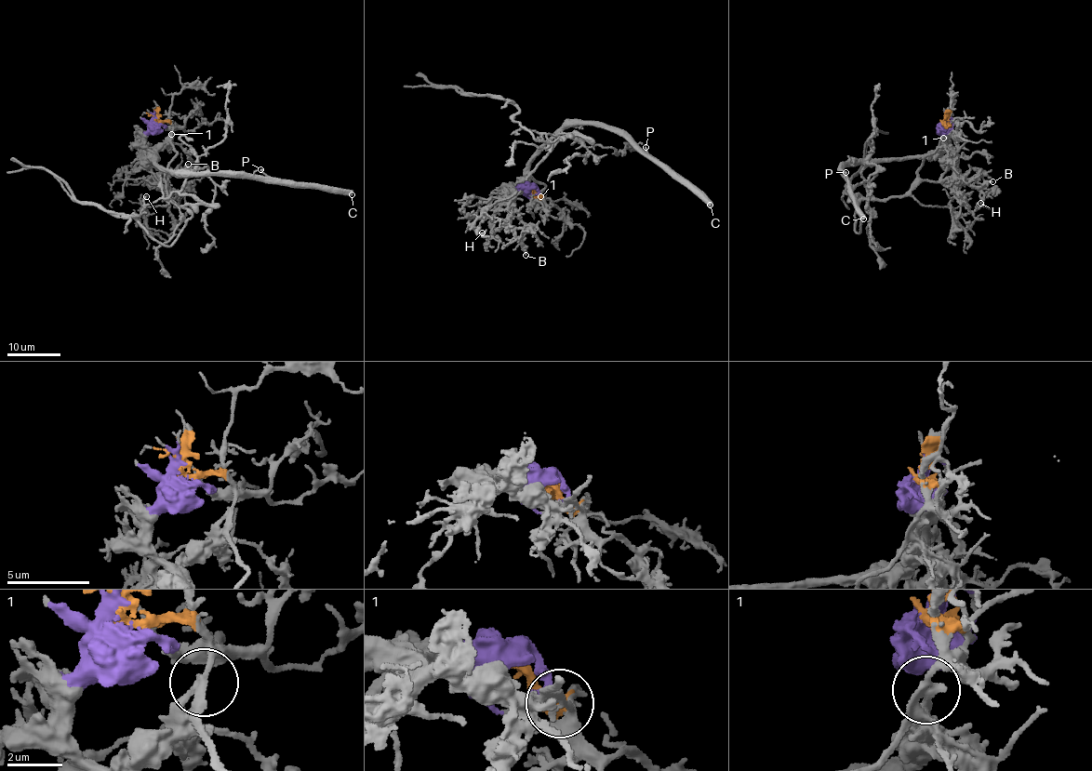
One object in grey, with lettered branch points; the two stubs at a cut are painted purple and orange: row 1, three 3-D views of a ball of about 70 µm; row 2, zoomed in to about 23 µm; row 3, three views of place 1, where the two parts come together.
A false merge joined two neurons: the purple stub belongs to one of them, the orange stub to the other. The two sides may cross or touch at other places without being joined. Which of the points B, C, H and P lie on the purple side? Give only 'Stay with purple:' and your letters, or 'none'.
Stay with purple: C, P

